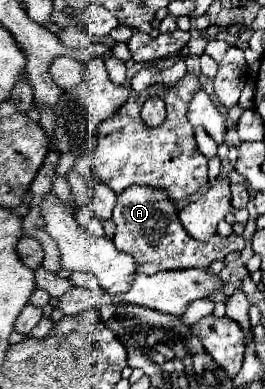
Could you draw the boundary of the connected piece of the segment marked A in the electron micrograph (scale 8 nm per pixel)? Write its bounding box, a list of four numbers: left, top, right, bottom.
[112,186,244,274]

